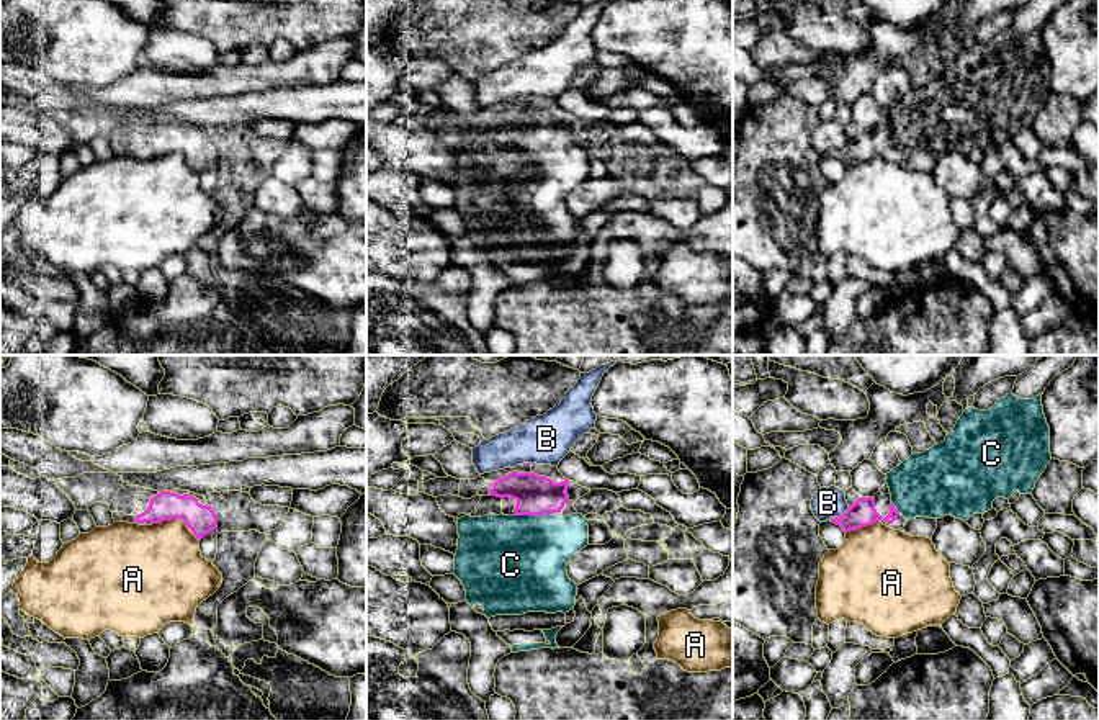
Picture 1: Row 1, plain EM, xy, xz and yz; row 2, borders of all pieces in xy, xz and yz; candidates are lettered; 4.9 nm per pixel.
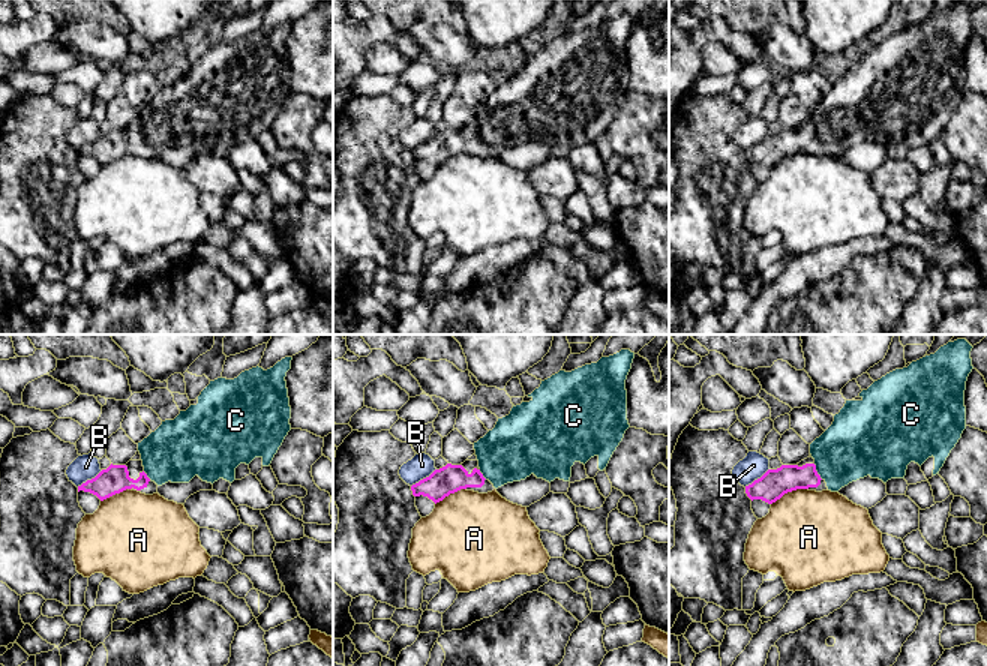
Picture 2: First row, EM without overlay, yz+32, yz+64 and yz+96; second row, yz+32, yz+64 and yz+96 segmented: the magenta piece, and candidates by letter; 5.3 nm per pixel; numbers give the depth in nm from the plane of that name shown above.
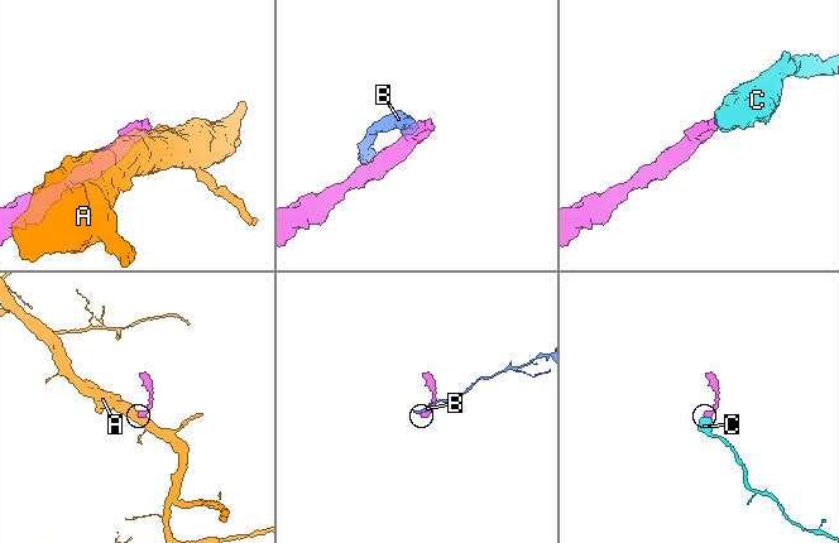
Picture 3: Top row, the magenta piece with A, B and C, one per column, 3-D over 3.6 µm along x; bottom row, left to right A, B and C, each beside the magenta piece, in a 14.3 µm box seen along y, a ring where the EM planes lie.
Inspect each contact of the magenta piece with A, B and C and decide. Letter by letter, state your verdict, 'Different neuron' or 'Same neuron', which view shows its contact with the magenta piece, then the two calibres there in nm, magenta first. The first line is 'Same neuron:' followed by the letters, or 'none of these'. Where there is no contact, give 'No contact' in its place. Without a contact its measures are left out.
Same neuron: C
A: Different neuron. Touches magenta in xy. Thickness 150 nm (magenta) against 420 nm
B: Different neuron. Touches magenta in yz. Thickness 140 nm (magenta) against 160 nm
C: Same neuron. Touches magenta in xz. Thickness 190 nm (magenta) against 480 nm

